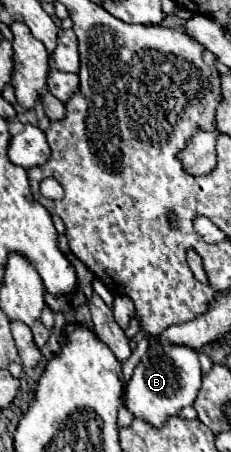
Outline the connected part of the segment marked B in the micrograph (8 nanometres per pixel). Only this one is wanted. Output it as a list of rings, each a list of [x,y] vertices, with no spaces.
[[[155,345],[155,347],[149,347],[145,357],[137,363],[131,377],[131,385],[127,381],[125,407],[133,413],[135,419],[143,419],[145,423],[151,423],[151,427],[163,427],[163,423],[179,415],[183,407],[193,405],[195,395],[199,393],[199,387],[201,387],[201,369],[199,369],[199,355],[195,349],[185,345]]]

